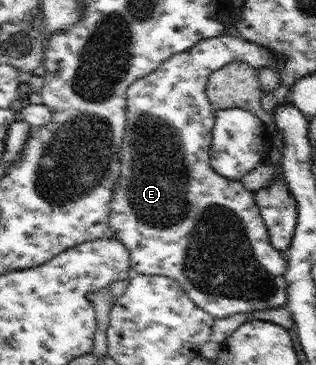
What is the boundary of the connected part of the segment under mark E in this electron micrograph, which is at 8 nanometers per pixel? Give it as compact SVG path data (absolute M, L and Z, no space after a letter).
M222 34L200 40L186 51L175 53L150 75L130 84L126 92L127 124L120 148L122 175L114 187L109 213L113 236L129 251L135 274L171 277L192 303L214 319L278 309L288 301L287 256L272 247L255 192L239 181L216 173L210 165L209 149L216 109L205 92L211 74L231 61L245 61L258 71L263 67L277 71L283 64L281 59L258 44L246 41L240 34Z

